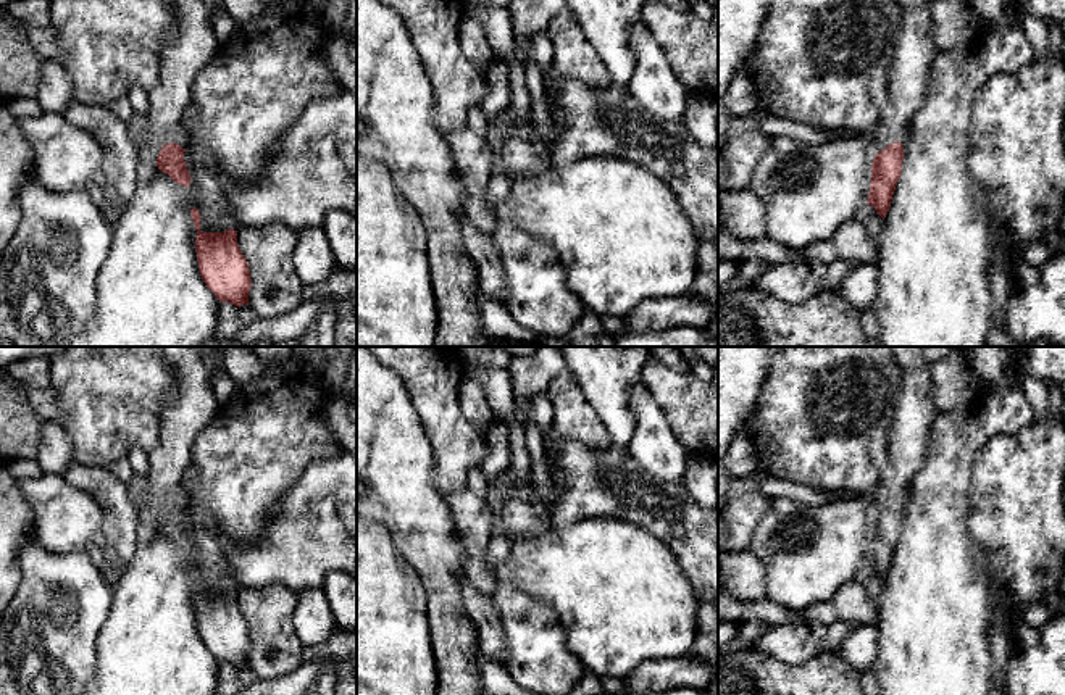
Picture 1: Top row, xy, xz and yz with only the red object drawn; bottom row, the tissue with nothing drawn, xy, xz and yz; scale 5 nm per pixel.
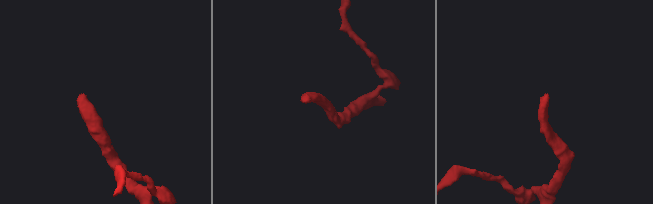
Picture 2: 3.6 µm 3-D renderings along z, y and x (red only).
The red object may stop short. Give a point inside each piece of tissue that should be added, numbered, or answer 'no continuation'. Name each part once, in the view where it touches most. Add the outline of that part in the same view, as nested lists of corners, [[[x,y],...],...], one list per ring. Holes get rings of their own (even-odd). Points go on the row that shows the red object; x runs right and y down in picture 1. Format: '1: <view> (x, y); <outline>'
1: xy (191, 44); [[[168,0],[174,24],[161,44],[160,81],[148,92],[150,110],[144,144],[157,161],[163,145],[173,142],[186,148],[189,134],[182,124],[192,102],[192,85],[198,73],[219,48],[211,24],[211,5],[218,3],[242,24],[263,15],[265,0]]]

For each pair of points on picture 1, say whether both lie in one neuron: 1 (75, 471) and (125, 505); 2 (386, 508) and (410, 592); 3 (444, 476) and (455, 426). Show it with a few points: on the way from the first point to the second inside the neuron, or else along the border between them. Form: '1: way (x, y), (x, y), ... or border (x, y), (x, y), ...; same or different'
1: way (87, 478), (99, 482), (112, 495); same
2: border (375, 520), (388, 529), (394, 547), (420, 581); different
3: way (452, 463), (455, 439); same

